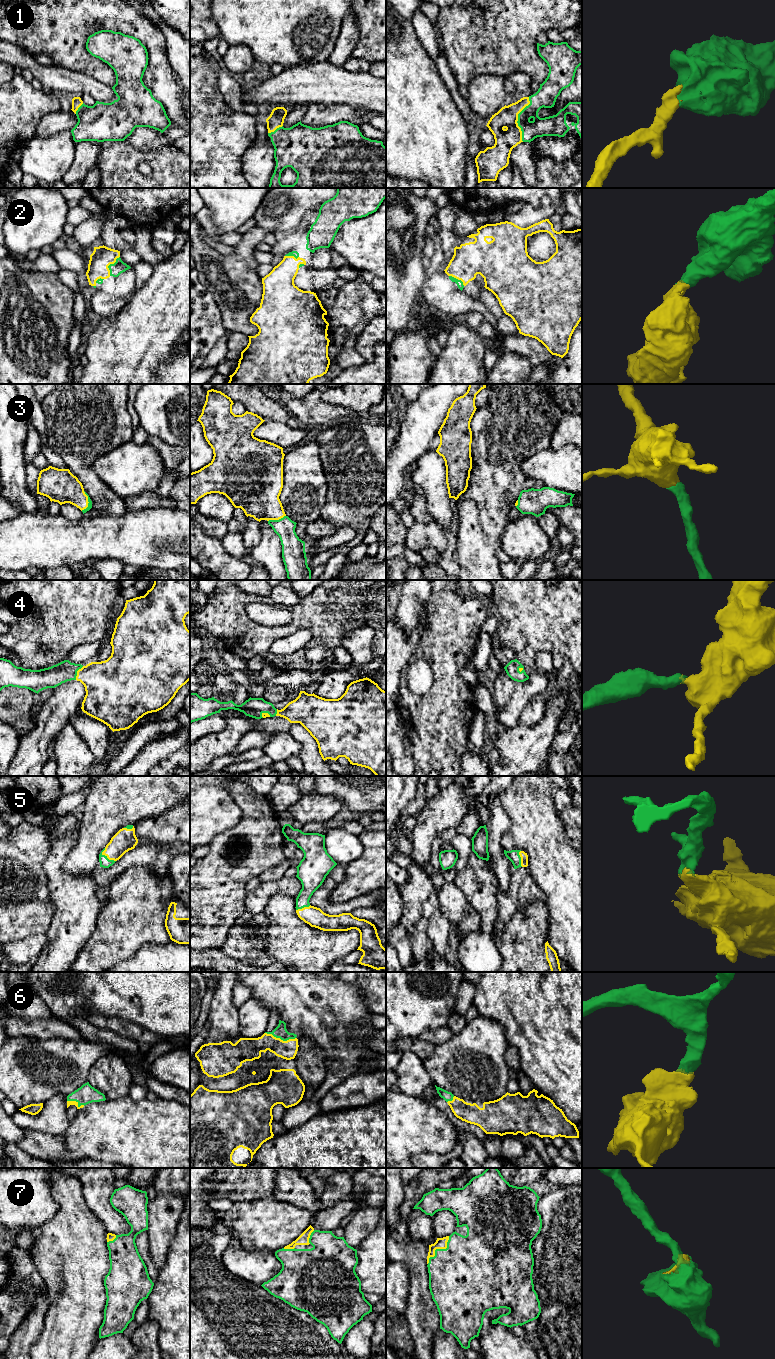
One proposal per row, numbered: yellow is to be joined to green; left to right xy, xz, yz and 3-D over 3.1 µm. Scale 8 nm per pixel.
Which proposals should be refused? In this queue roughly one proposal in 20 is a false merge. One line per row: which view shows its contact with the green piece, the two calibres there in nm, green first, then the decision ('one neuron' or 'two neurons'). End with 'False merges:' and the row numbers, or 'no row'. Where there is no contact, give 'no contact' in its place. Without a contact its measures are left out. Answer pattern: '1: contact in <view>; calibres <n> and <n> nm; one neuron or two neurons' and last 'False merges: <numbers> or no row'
1: contact in yz; calibres 160 and 180 nm; one neuron
2: contact in xy; calibres 100 and 170 nm; one neuron
3: contact in xy; calibres 40 and 260 nm; one neuron
4: contact in xy; calibres 170 and 340 nm; one neuron
5: contact in xy; calibres 80 and 180 nm; one neuron
6: contact in xz; calibres 100 and 170 nm; one neuron
7: contact in yz; calibres 460 and 100 nm; one neuron
False merges: no row

